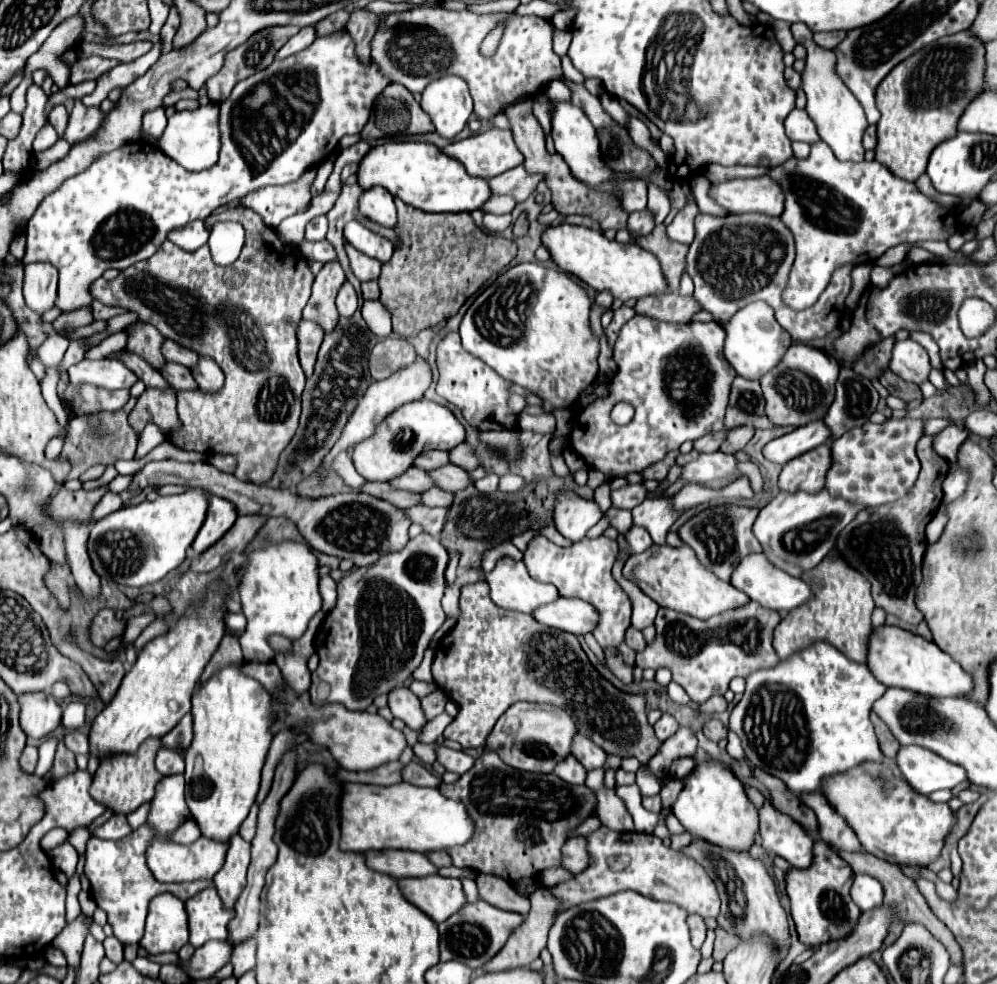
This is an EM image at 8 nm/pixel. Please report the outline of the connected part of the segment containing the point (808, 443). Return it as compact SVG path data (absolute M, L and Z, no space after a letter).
M822 420L808 422L806 426L796 428L794 432L768 442L764 446L762 454L764 454L764 458L768 458L776 464L786 464L792 458L824 444L828 438L830 438L830 430L826 430L826 424Z

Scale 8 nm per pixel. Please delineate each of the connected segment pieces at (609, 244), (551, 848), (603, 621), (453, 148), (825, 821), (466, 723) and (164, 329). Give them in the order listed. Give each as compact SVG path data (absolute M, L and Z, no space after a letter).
M572 224L548 226L542 232L542 244L560 270L574 274L598 292L610 290L614 298L620 298L622 302L666 292L666 280L660 270L660 262L654 254L642 250L638 244L620 244L616 240L608 240L600 230Z
M484 750L466 774L454 784L440 784L438 790L446 798L462 802L478 826L466 846L446 850L452 864L494 874L508 882L536 878L542 870L560 866L560 848L566 842L566 834L596 810L596 796L588 786L566 784L556 774L514 770L506 766L494 750Z
M534 536L524 552L524 564L530 576L538 582L550 582L558 588L560 596L566 598L580 598L598 608L598 626L592 630L598 644L606 648L618 648L624 642L624 634L630 626L630 612L632 604L620 584L612 578L612 564L618 556L618 542L606 536L598 536L594 540L584 538L568 548L556 546L544 536Z
M500 128L452 142L442 152L458 160L474 178L494 178L524 162L524 156L512 140L512 132Z
M798 794L798 798L802 798L802 802L806 802L806 806L810 806L816 812L820 822L820 838L828 846L846 852L862 852L862 846L858 844L858 838L852 832L852 828L848 828L842 816L834 814L834 810L822 794Z
M474 582L462 586L460 594L460 616L452 632L448 632L434 654L432 676L436 686L458 704L458 716L444 730L444 738L456 740L462 748L482 748L486 746L486 738L494 728L496 720L518 700L540 702L552 706L564 706L564 710L574 718L578 730L596 742L604 752L618 754L622 758L634 756L640 764L648 764L648 760L658 752L662 742L656 738L652 726L646 720L646 700L644 696L634 696L616 690L610 682L606 682L596 668L588 662L580 642L574 634L554 630L538 624L534 618L522 612L502 610L490 600L490 588L486 582Z
M234 206L222 213L211 214L204 224L211 230L219 221L239 222L246 230L246 244L240 258L232 266L216 266L210 258L208 246L186 252L166 240L158 248L158 254L120 270L114 280L106 282L104 278L98 278L90 286L90 292L96 300L108 306L120 304L138 312L140 320L156 326L164 338L174 340L200 356L210 356L216 360L225 376L222 390L217 393L200 389L177 392L177 412L182 420L182 428L172 436L172 442L178 448L198 450L204 454L234 454L238 458L238 468L234 474L238 480L266 484L274 476L274 466L278 466L284 446L290 444L290 438L294 438L298 430L302 410L300 396L306 376L298 364L296 328L302 318L302 308L310 298L314 274L310 272L308 260L300 248L284 244L276 230L270 230L270 226L266 226L262 218L254 214L254 210Z

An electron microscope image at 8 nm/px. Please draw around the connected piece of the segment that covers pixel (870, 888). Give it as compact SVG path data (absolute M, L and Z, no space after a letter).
M856 874L850 896L862 912L874 910L874 906L882 906L882 884L866 874Z

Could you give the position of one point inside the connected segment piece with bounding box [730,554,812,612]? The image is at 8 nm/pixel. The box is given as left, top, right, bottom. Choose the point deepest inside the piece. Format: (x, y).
(772, 588)

